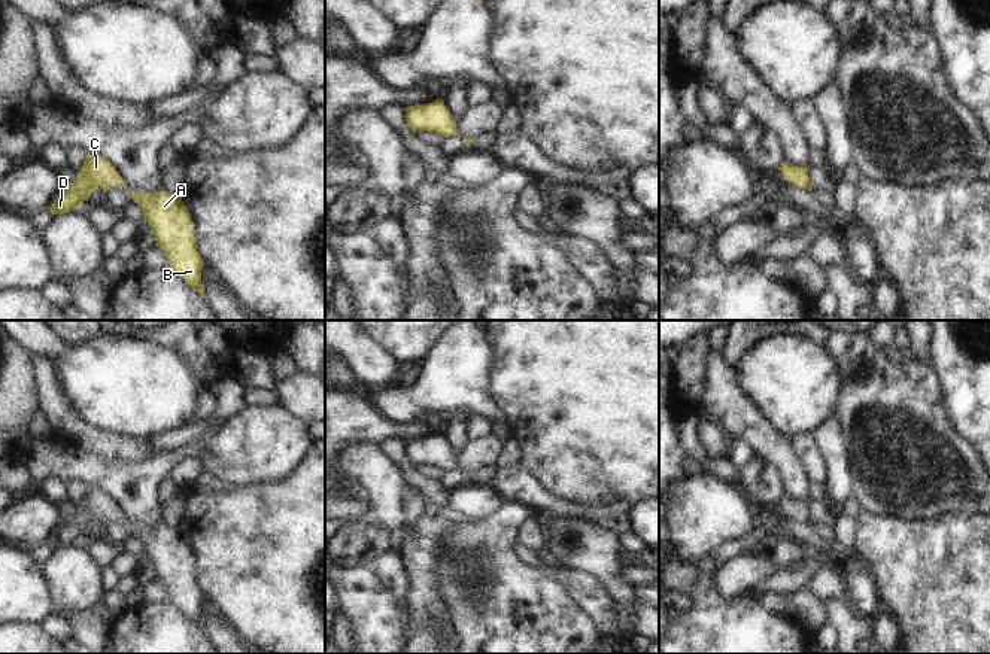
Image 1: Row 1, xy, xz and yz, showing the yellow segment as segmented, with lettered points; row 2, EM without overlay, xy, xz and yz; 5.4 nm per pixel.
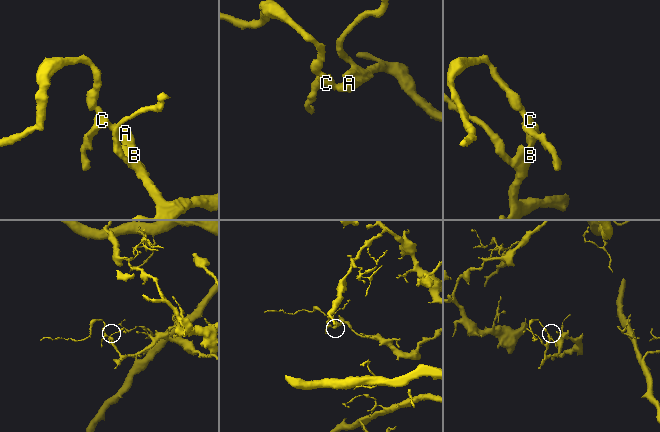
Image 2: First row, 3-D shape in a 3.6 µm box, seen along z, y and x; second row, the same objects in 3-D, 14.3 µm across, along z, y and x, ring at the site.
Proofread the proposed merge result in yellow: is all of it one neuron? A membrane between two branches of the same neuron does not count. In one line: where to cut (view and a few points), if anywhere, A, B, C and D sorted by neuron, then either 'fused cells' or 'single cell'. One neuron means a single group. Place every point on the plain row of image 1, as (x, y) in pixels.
cut none; groups A B C D; single cell

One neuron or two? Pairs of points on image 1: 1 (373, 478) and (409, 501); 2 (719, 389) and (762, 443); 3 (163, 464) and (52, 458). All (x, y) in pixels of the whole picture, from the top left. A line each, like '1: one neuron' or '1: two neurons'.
1: two neurons
2: one neuron
3: one neuron

